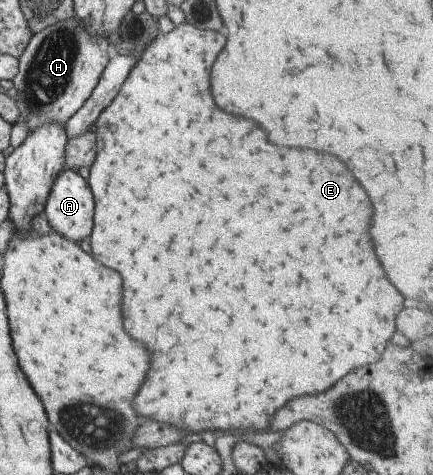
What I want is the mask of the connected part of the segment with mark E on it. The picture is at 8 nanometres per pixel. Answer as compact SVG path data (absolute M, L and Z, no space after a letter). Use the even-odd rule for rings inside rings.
M185 22L173 27L171 32L157 36L143 56L135 60L135 66L115 100L98 116L98 144L101 138L109 140L103 142L105 146L94 158L95 166L89 167L89 178L86 180L94 198L93 232L89 236L91 256L121 274L121 314L125 332L143 346L149 346L151 354L149 374L133 398L133 408L141 416L157 418L160 423L173 425L177 430L181 427L188 434L267 431L269 419L291 398L325 392L349 370L377 362L395 332L395 314L403 308L403 298L387 282L369 240L367 228L371 220L371 202L343 162L337 162L335 156L323 152L317 154L313 150L277 148L267 142L265 132L253 120L233 116L215 106L209 94L209 70L223 44L225 38L219 32L199 30ZM105 124L115 128L109 136L105 136Z

